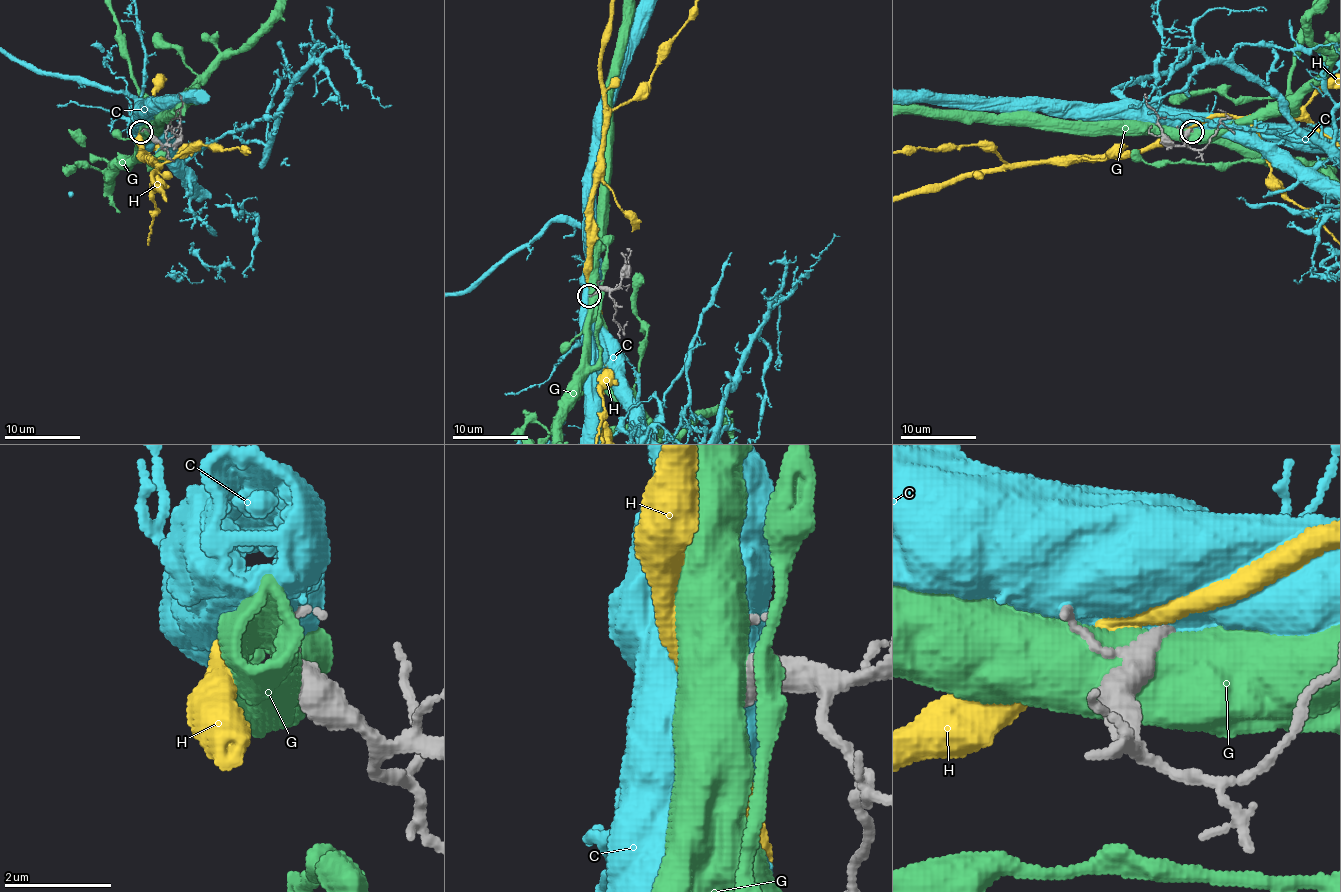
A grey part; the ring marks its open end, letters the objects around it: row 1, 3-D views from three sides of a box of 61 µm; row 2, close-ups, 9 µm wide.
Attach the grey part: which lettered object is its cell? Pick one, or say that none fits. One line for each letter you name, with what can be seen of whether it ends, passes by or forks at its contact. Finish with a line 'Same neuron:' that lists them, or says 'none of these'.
Same neuron: none of these

